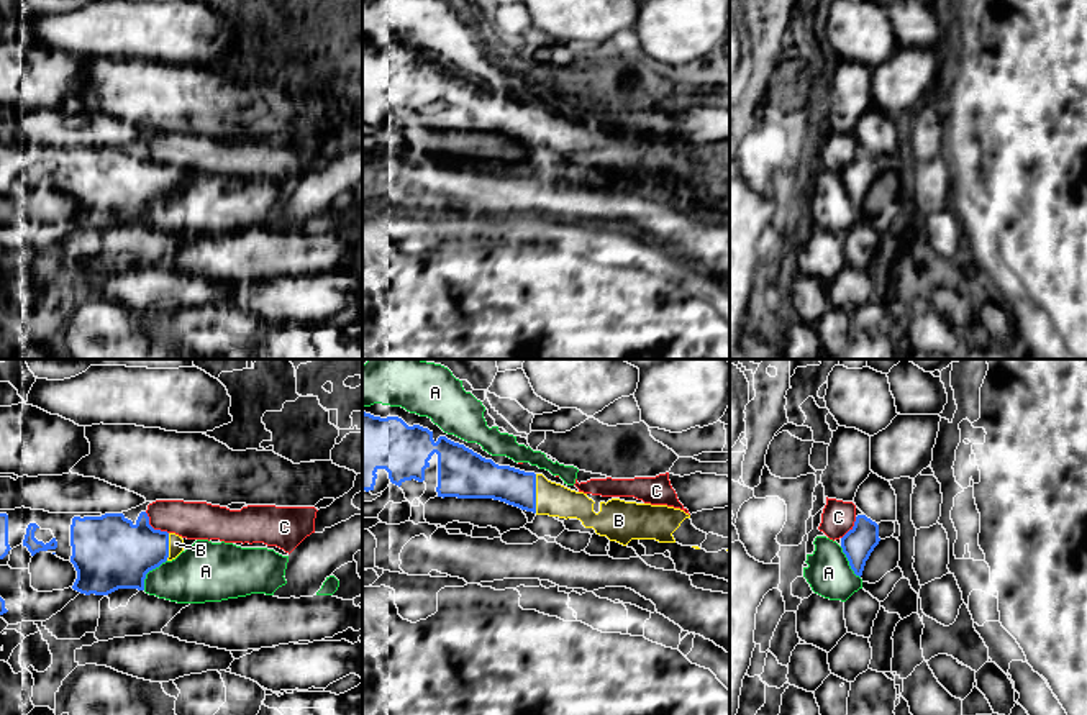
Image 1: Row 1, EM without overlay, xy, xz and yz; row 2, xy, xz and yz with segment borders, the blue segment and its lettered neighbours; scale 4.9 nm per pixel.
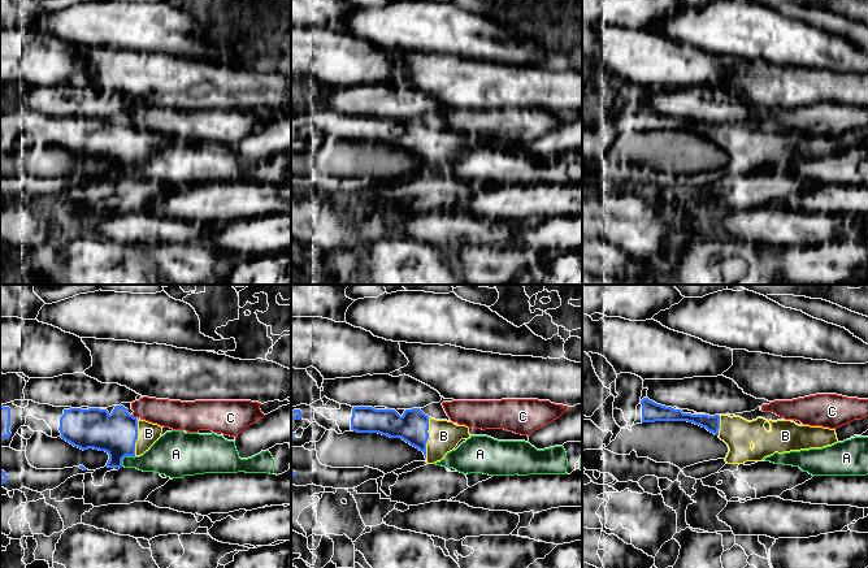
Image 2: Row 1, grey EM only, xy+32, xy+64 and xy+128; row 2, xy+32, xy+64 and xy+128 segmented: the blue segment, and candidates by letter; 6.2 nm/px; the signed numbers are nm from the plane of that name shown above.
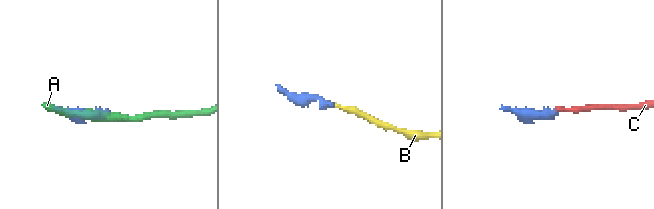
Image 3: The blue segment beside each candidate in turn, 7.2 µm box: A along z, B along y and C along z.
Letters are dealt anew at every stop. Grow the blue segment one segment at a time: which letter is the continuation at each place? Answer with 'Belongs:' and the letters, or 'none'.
Belongs: B

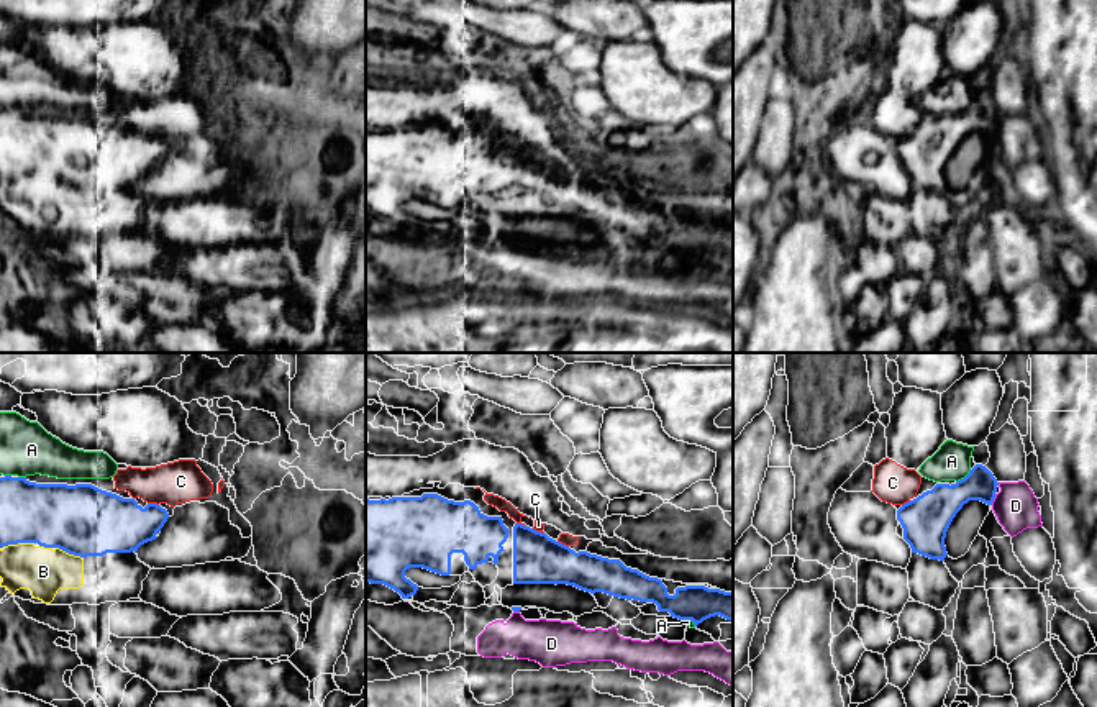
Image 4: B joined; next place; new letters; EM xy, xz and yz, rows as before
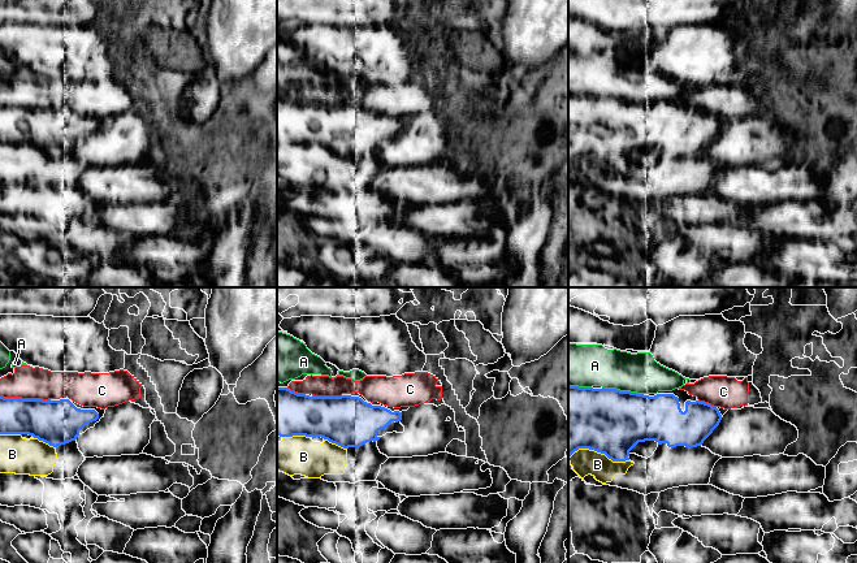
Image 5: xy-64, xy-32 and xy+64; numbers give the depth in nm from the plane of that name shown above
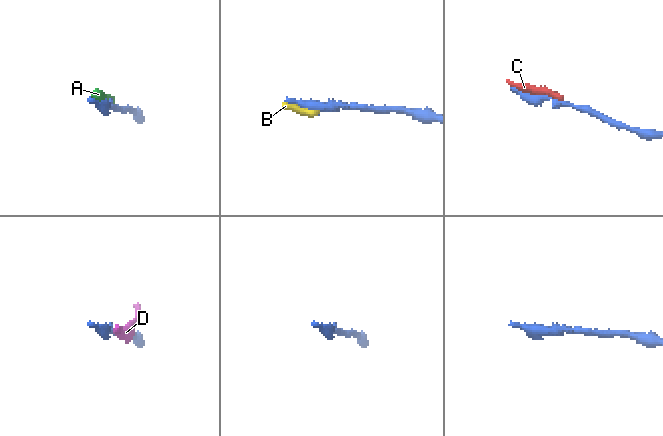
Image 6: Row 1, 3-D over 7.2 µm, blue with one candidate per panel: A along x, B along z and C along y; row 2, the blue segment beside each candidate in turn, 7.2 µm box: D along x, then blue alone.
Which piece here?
Belongs: none

